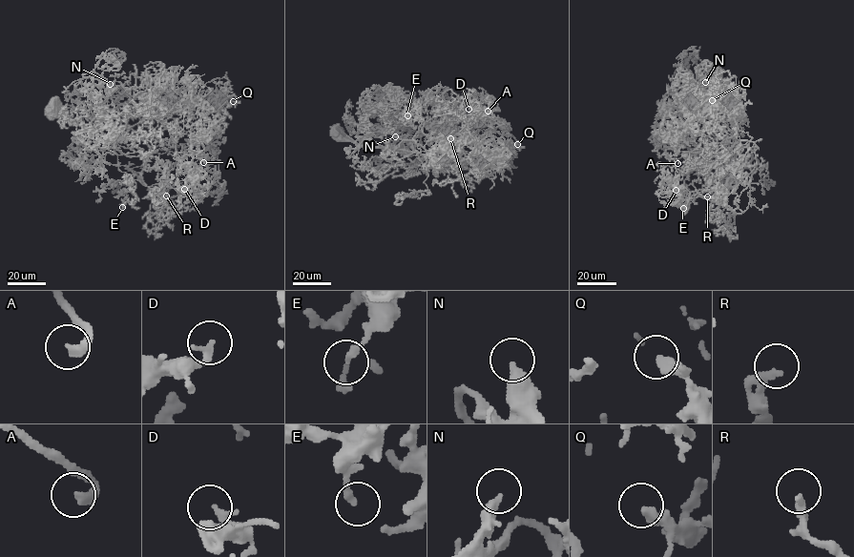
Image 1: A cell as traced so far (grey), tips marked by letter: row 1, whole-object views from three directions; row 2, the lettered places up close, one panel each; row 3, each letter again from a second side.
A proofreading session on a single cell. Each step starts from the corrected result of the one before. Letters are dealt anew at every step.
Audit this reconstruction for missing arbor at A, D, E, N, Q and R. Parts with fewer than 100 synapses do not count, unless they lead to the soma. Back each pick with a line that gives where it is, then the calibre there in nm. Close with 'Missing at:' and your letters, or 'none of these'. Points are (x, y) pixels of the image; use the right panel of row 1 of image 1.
A: place (677, 163); calibre 320 nm
N: place (705, 82); calibre 360 nm
R: place (707, 196); calibre 280 nm
Missing at: A, N, R

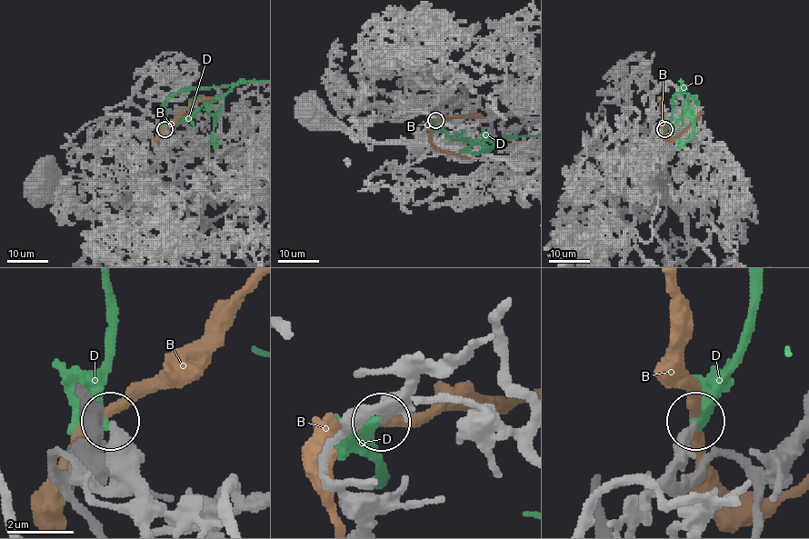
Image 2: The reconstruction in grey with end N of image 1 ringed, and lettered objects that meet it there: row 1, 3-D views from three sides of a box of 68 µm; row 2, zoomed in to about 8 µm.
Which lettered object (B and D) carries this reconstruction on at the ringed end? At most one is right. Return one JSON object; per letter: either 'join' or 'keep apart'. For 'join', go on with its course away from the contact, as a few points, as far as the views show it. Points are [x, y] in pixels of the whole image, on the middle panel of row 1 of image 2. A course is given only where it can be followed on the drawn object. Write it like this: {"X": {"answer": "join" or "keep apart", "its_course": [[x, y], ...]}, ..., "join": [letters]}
{"B": {"answer": "keep apart"}, "D": {"answer": "keep apart"}, "join": []}

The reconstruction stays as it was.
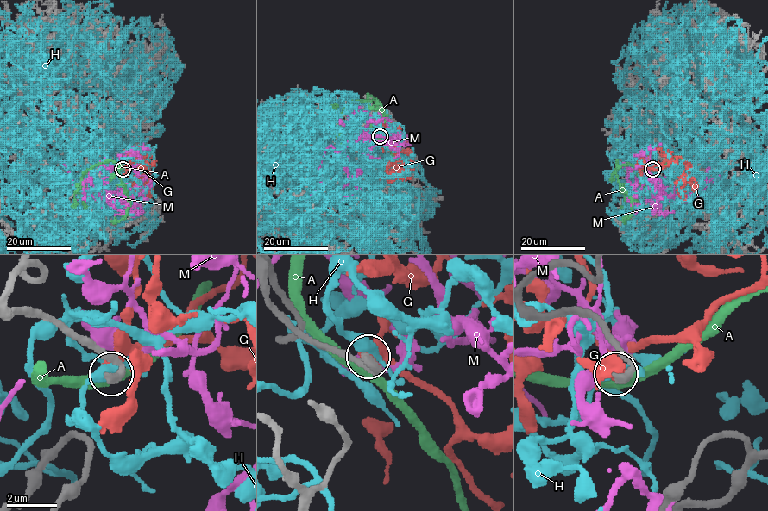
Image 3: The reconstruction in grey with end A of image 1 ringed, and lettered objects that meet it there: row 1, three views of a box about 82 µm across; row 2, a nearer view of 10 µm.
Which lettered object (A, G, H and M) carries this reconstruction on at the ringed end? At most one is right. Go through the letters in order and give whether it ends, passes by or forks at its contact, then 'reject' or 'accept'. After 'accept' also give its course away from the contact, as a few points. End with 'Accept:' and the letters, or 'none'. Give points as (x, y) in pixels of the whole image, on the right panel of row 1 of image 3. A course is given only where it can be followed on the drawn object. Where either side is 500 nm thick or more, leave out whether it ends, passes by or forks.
A: it passes by | reject
G: it ends | accept | via (652, 169), (653, 166), (674, 155), (680, 157), (686, 165), (686, 175), (690, 178), (682, 189), (684, 201)
H: it passes by | reject
M: it forks | reject
Accept: G

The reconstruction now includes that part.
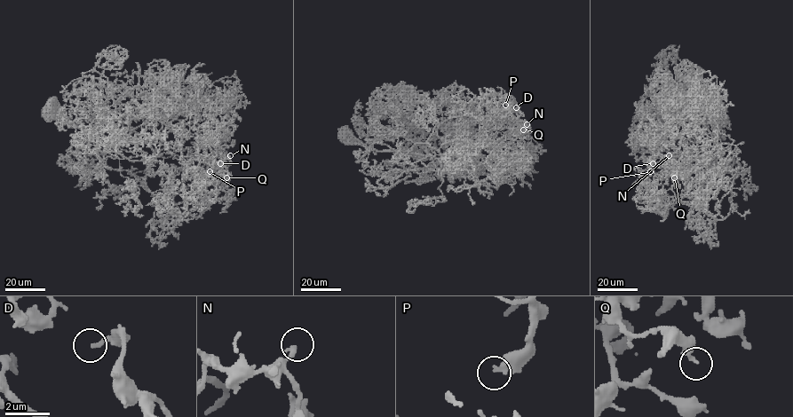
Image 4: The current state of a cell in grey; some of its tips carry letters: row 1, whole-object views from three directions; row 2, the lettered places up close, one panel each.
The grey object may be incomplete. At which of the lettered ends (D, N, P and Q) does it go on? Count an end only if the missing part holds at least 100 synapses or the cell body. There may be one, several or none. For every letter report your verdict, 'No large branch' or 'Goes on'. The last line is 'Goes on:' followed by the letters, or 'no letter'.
D: No large branch
N: No large branch
P: No large branch
Q: No large branch
Goes on: no letter

